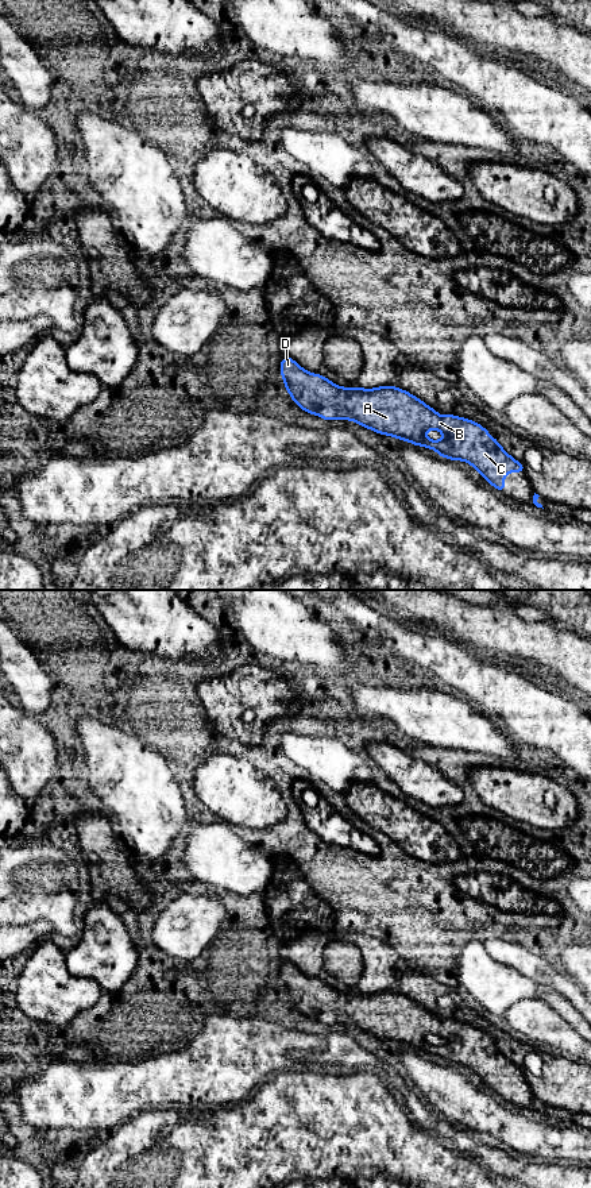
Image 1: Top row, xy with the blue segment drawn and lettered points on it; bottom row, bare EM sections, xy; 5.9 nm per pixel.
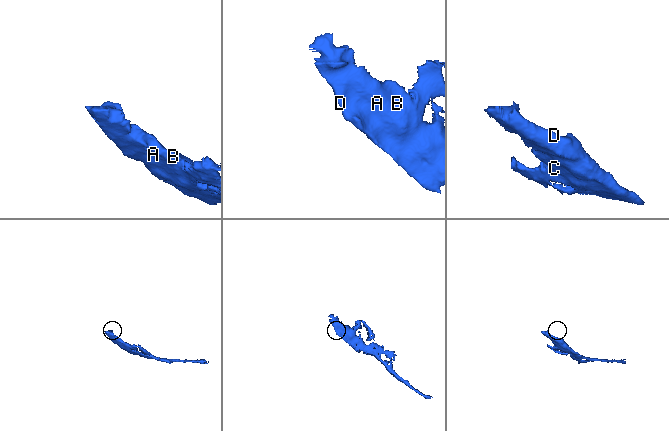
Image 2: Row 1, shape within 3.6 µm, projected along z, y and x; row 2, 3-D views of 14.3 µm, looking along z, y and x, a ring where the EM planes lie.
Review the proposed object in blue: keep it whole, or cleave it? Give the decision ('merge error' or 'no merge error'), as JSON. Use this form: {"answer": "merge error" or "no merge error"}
{"answer": "no merge error"}

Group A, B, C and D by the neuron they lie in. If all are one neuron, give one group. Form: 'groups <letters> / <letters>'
groups A B C D

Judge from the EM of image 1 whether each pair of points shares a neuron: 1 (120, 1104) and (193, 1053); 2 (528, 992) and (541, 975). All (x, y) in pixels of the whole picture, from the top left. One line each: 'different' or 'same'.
1: same
2: different

